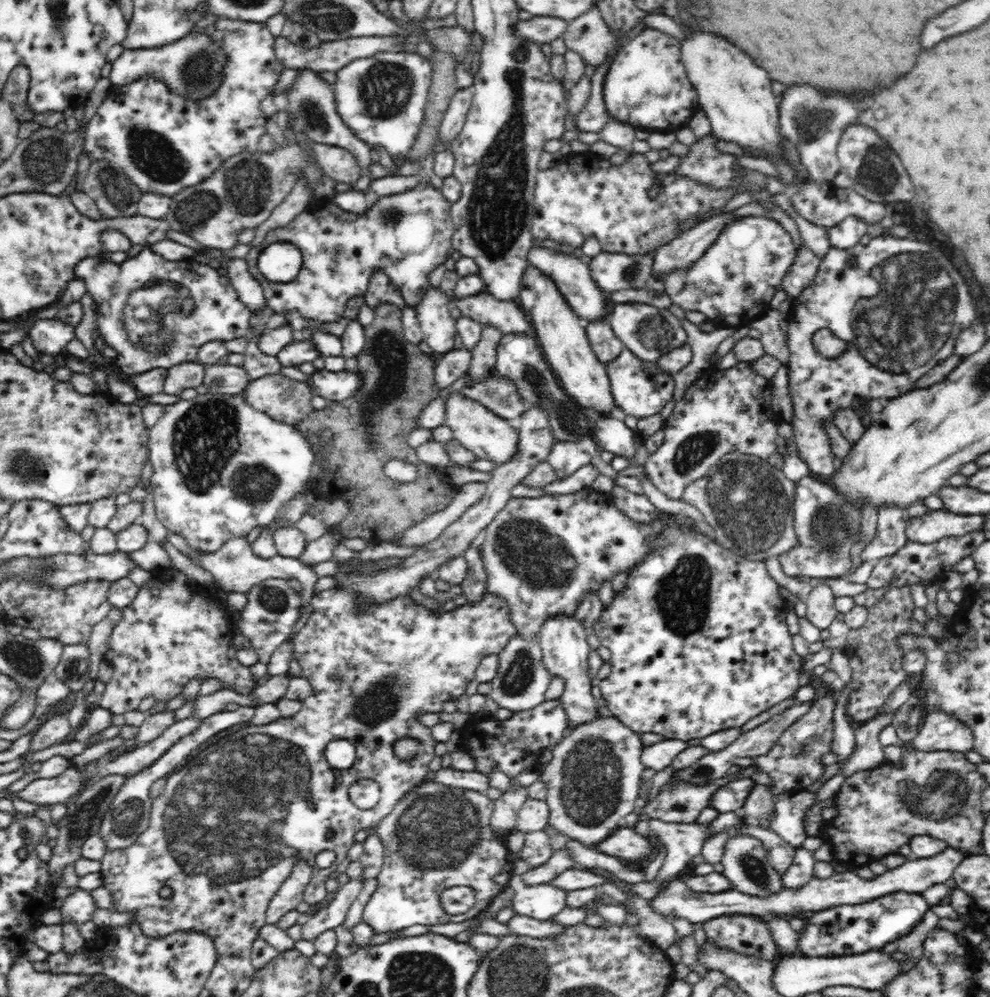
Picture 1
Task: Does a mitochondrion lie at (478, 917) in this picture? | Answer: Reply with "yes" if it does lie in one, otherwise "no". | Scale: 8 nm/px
no

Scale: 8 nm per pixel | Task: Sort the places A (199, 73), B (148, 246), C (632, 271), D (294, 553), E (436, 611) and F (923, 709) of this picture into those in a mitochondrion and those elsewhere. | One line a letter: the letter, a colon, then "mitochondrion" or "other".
A: mitochondrion
B: other
C: mitochondrion
D: other
E: other
F: other

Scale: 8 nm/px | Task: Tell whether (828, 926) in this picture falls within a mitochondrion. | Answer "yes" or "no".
no

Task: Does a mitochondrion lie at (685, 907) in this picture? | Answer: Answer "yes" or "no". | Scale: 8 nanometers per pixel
no

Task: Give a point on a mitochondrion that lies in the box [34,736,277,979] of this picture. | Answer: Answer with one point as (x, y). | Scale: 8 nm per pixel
(82, 822)

